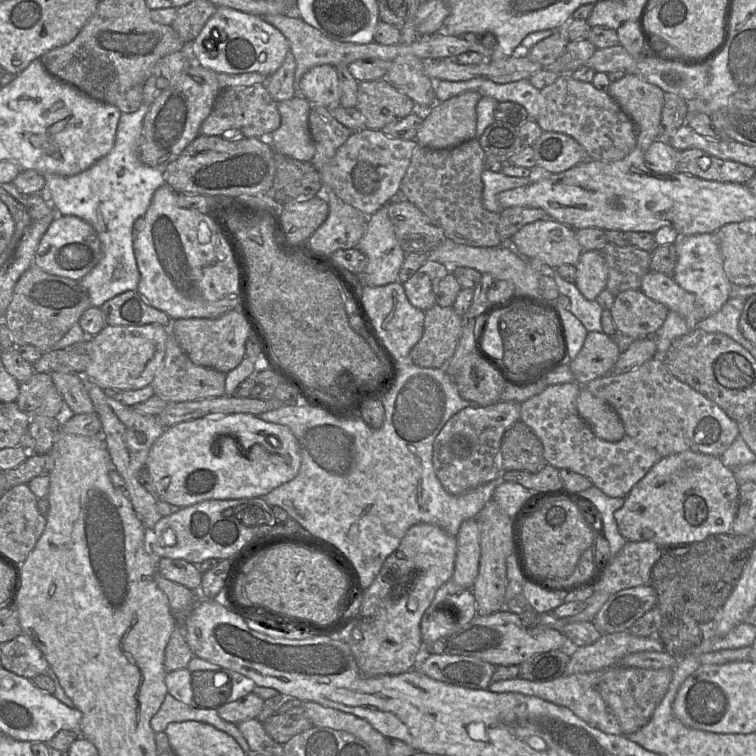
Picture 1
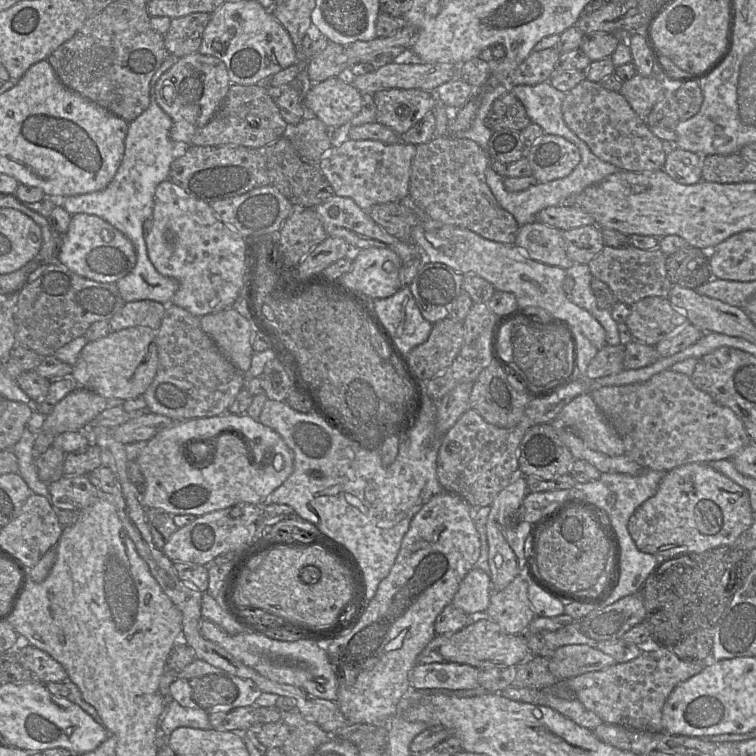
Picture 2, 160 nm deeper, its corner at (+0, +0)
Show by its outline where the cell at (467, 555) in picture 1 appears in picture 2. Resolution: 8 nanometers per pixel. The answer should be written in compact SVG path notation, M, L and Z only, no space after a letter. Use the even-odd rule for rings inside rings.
M474 567L460 583L452 604L472 617L485 616L492 593L490 576Z

